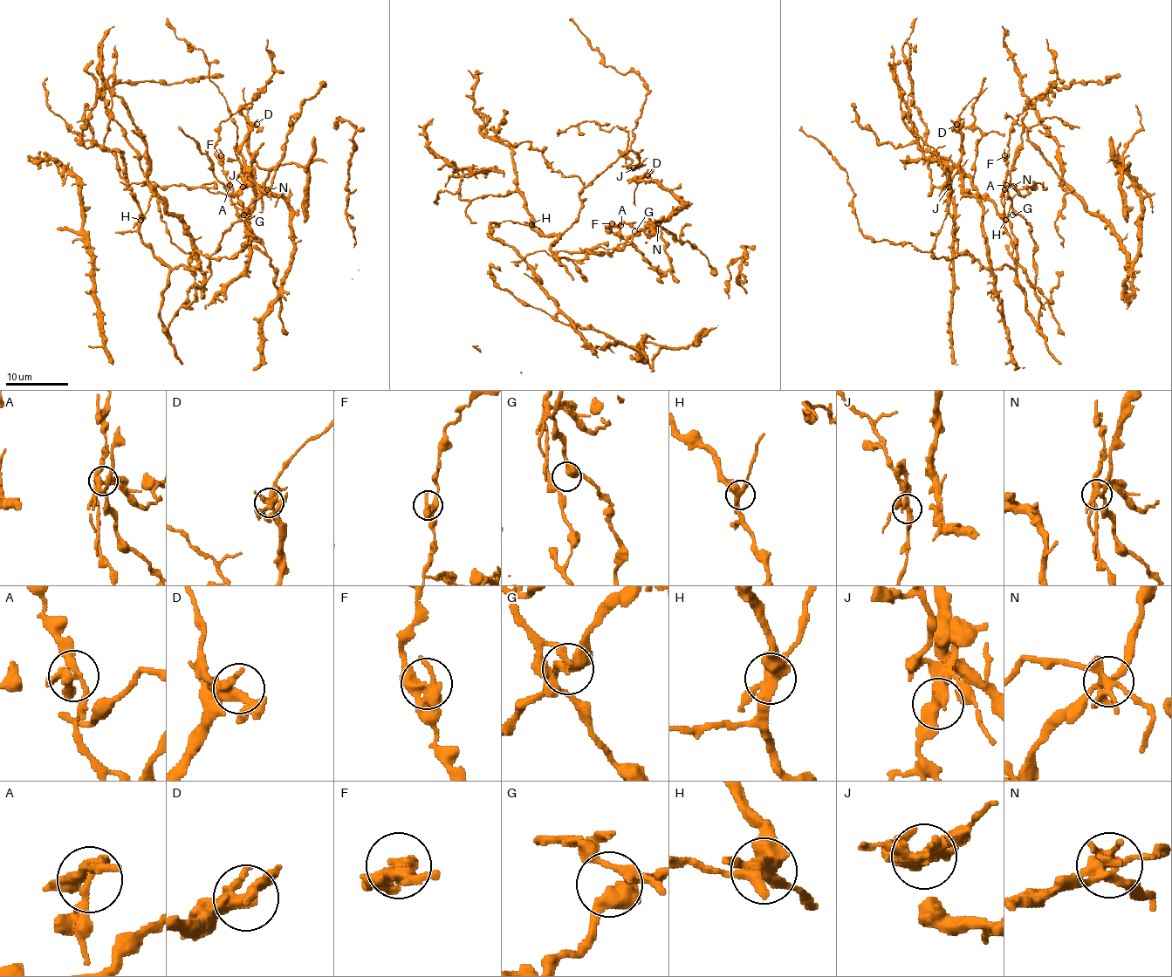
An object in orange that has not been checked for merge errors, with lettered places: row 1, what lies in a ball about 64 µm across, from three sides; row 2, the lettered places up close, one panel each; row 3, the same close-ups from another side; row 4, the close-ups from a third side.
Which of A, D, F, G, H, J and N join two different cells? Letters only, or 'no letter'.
H, J, N

